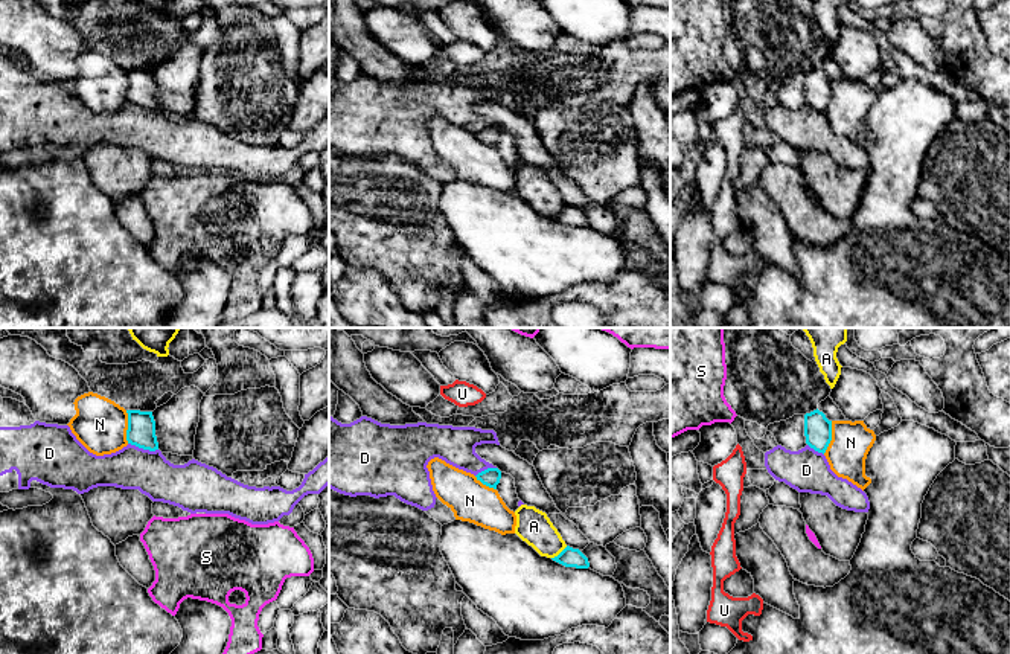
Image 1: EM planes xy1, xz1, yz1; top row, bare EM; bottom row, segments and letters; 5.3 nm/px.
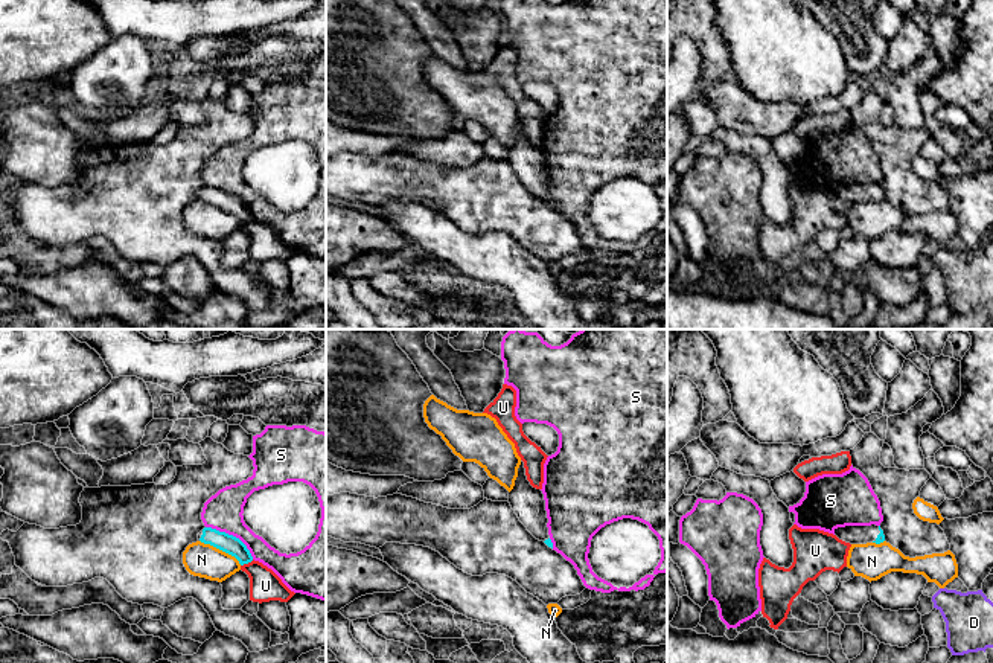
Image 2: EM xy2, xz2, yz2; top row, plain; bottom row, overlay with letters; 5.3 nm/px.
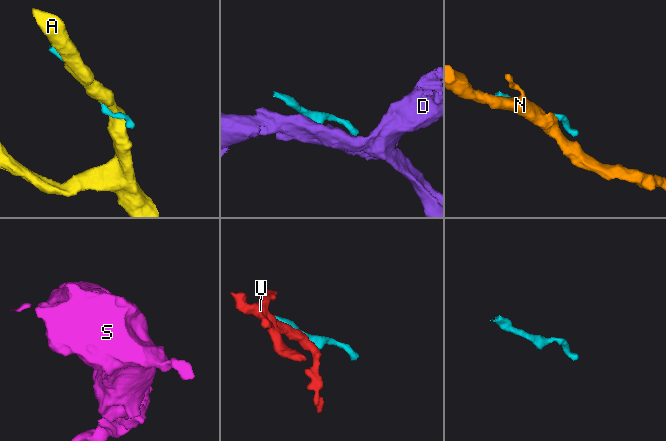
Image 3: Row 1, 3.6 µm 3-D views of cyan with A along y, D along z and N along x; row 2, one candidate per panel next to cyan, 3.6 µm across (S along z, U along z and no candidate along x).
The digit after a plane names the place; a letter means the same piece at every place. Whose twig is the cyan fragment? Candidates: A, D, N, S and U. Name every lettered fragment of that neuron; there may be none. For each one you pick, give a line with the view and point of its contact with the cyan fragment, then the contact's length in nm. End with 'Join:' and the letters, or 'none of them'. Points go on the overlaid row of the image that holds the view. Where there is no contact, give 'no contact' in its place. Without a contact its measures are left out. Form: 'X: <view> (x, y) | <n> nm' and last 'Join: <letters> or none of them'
Join: none of them

